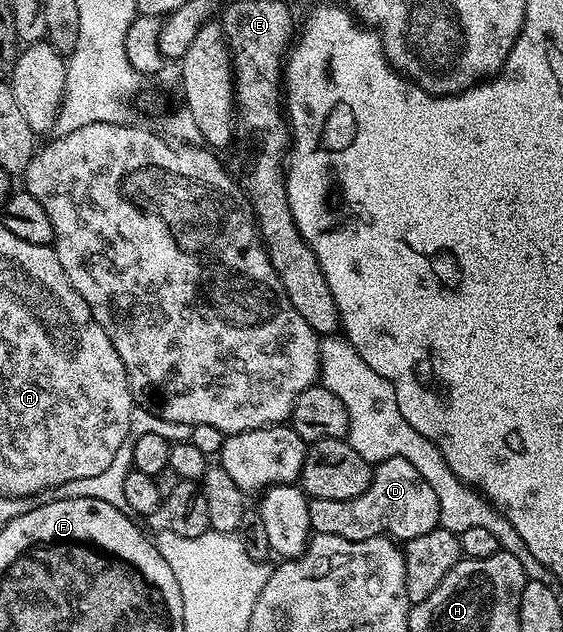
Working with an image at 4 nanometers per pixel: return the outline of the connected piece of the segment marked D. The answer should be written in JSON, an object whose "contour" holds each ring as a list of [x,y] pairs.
{"contour":[[[389,457],[374,464],[372,483],[360,496],[352,500],[311,499],[308,509],[314,534],[345,537],[349,541],[365,541],[378,535],[406,541],[439,526],[437,493],[433,493],[433,485],[429,485],[405,457]]]}

